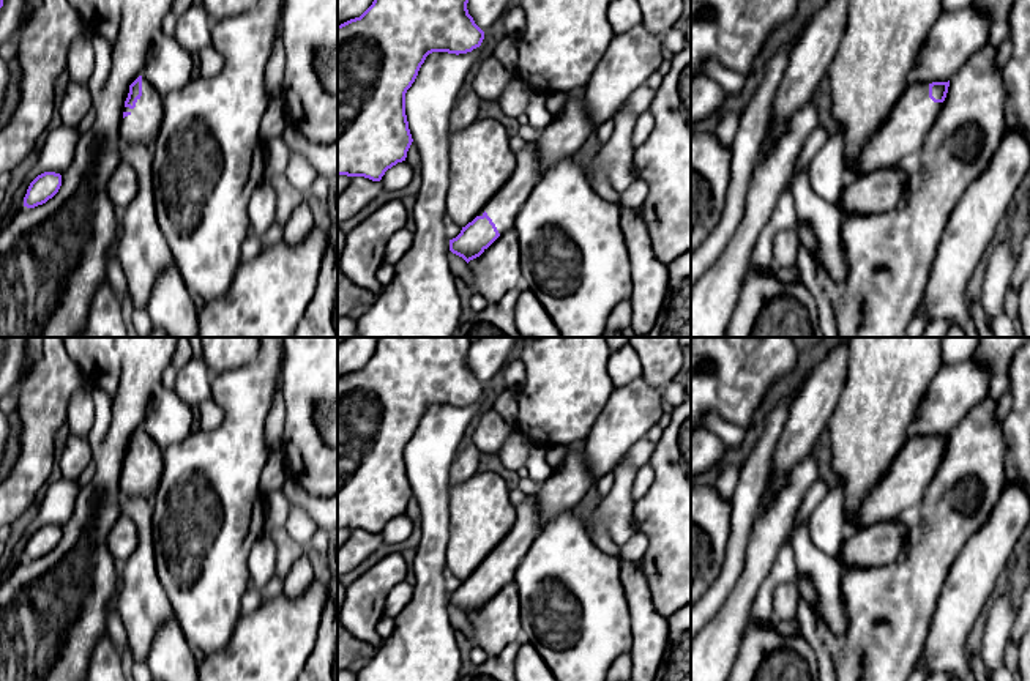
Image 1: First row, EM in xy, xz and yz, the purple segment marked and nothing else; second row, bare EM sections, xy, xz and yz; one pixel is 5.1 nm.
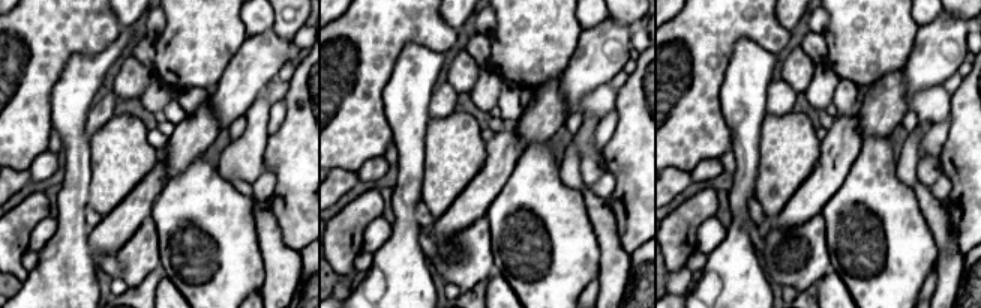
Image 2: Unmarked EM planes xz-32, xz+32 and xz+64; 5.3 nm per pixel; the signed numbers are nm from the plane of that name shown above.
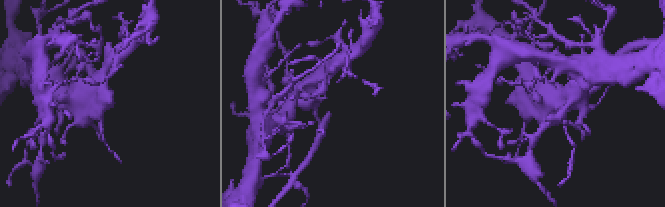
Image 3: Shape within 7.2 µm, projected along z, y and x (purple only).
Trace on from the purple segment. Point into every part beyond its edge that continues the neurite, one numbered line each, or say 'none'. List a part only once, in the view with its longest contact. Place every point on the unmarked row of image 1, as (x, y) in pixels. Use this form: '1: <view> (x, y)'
1: xy (142, 480)

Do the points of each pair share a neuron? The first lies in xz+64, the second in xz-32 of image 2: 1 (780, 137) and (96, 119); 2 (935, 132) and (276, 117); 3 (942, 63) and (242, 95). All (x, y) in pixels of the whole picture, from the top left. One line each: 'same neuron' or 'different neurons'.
1: different neurons
2: same neuron
3: same neuron

